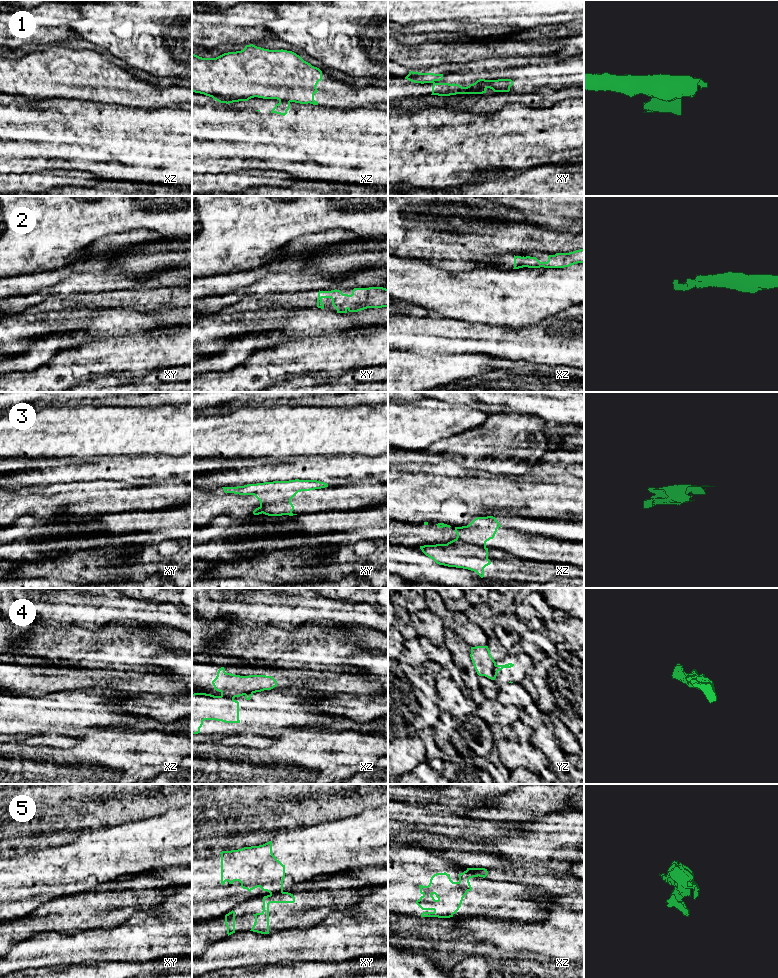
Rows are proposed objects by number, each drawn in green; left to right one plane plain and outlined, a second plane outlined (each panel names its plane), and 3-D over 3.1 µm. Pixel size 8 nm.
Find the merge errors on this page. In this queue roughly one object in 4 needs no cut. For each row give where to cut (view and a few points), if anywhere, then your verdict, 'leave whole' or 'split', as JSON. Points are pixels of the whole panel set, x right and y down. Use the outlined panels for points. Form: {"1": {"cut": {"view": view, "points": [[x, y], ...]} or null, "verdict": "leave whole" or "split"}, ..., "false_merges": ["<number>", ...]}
{"1": {"cut": {"view": "xy", "points": [[485, 80], [480, 88], [468, 92]]}, "verdict": "split"}, "2": {"cut": null, "verdict": "leave whole"}, "3": {"cut": {"view": "xz", "points": [[456, 538], [485, 547]]}, "verdict": "split"}, "4": {"cut": {"view": "yz", "points": [[494, 662], [495, 676]]}, "verdict": "split"}, "5": {"cut": {"view": "xy", "points": [[282, 891], [270, 894]]}, "verdict": "split"}, "false_merges": ["1", "3", "4", "5"]}

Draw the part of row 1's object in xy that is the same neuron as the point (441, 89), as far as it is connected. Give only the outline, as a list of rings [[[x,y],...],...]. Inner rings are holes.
[[[479,79],[475,83],[470,84],[467,87],[462,87],[459,84],[449,84],[449,83],[435,83],[433,82],[432,94],[438,96],[450,96],[456,94],[483,94],[486,93],[484,90],[482,93],[476,93],[475,91],[482,88],[482,84],[485,79]]]

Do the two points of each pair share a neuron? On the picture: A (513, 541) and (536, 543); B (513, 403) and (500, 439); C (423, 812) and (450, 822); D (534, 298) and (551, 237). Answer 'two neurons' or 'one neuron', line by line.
A: one neuron
B: two neurons
C: one neuron
D: two neurons

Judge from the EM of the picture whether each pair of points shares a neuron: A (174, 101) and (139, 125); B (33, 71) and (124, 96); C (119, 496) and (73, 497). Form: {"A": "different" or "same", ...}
{"A": "different", "B": "same", "C": "same"}

